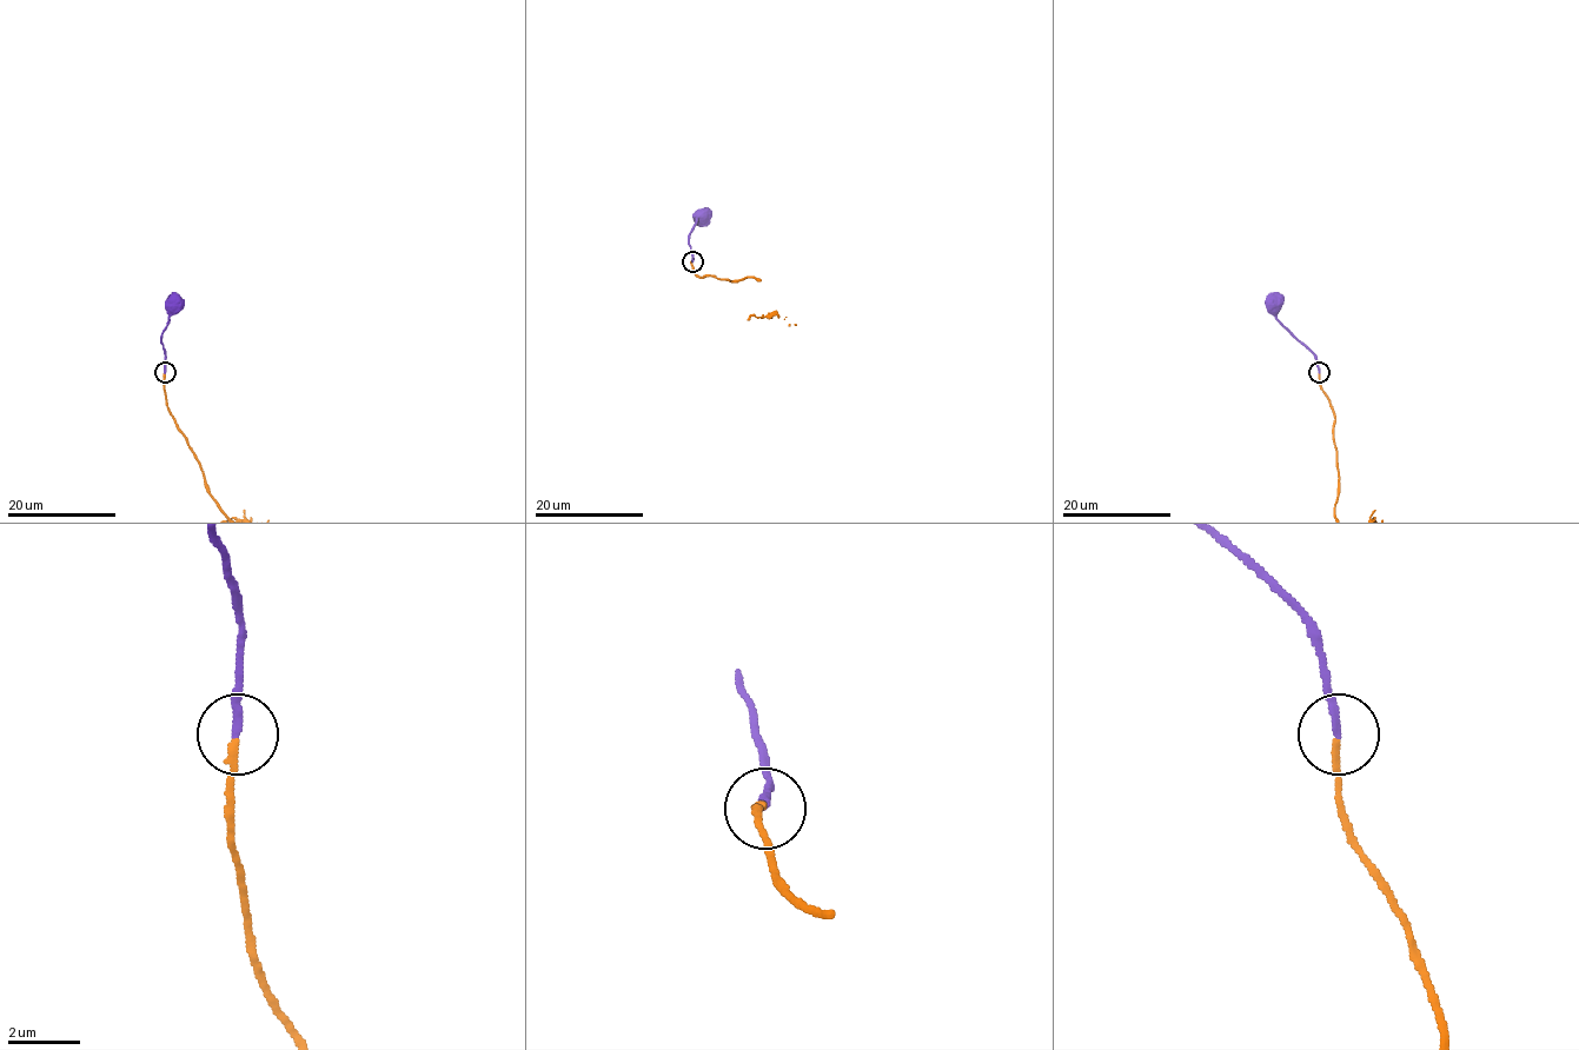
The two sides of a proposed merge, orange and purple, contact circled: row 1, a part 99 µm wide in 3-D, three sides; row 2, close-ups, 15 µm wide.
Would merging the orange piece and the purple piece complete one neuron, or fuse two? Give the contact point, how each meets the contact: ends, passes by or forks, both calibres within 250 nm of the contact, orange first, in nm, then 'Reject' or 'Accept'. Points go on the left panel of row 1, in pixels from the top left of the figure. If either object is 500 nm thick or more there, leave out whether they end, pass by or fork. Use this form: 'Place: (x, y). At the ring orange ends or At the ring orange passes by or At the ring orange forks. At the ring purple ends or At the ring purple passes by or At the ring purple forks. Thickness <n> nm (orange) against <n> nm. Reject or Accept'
Place: (165, 372). At the ring orange ends. At the ring purple ends. Thickness 170 nm (orange) against 200 nm. Accept

